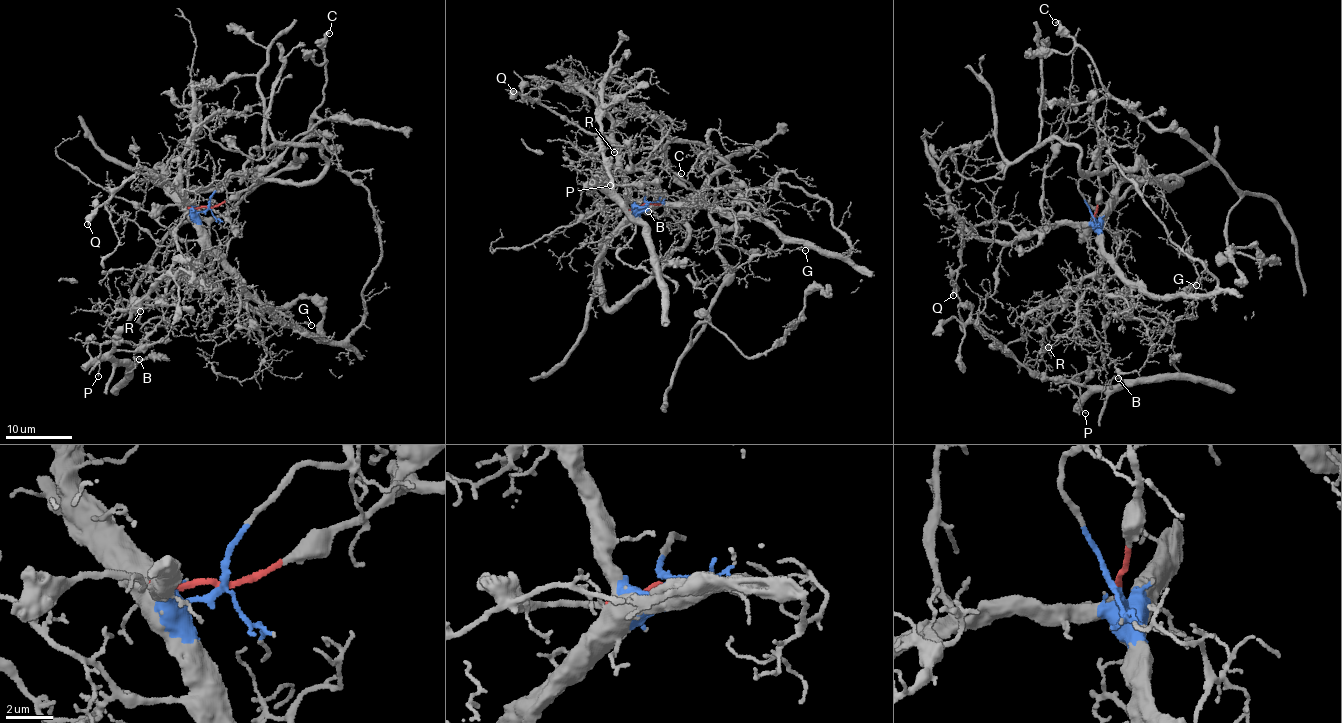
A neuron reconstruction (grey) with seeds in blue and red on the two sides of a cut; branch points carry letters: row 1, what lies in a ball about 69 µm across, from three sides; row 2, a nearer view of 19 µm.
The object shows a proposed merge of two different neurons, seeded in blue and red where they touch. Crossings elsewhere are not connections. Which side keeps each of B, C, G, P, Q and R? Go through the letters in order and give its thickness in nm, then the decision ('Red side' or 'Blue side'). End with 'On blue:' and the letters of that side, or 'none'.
B: Thickness 120 nm. Blue side
C: Thickness 360 nm. Red side
G: Thickness 100 nm. Blue side
P: Thickness 140 nm. Blue side
Q: Thickness 400 nm. Blue side
R: Thickness 130 nm. Blue side
On blue: B, G, P, Q, R

